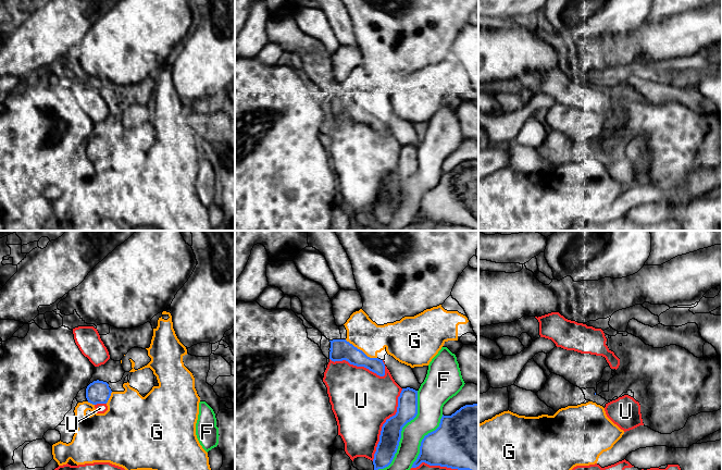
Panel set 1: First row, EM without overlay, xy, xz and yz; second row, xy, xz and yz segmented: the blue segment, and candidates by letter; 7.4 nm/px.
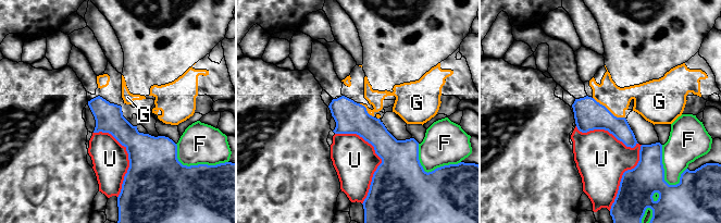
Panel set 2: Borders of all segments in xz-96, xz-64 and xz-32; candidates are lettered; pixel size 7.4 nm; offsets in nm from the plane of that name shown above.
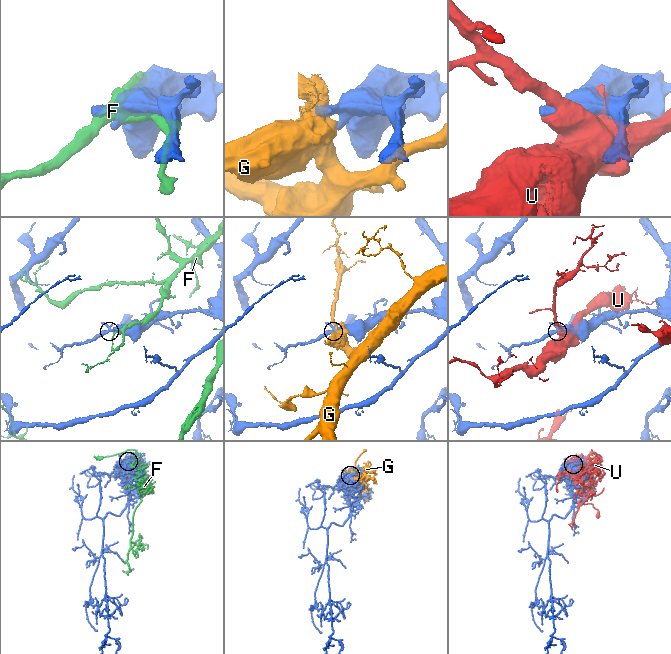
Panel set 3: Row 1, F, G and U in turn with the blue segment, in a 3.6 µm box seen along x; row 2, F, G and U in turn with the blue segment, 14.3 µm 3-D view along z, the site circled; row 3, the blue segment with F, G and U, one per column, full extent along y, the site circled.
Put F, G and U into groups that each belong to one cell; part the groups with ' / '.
F / G / U

